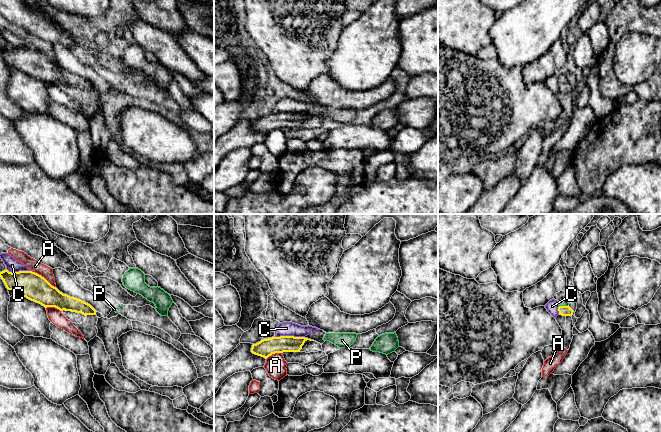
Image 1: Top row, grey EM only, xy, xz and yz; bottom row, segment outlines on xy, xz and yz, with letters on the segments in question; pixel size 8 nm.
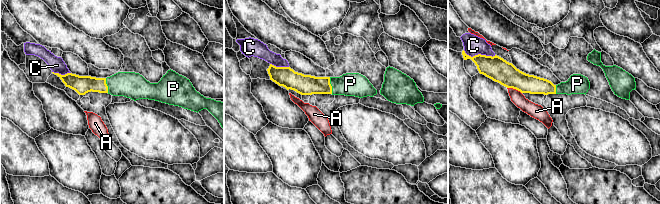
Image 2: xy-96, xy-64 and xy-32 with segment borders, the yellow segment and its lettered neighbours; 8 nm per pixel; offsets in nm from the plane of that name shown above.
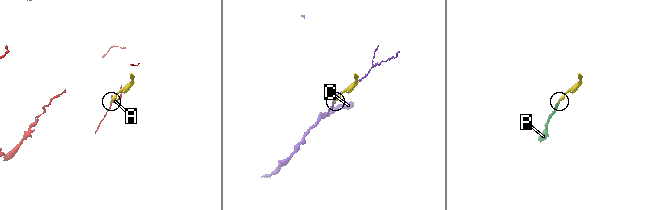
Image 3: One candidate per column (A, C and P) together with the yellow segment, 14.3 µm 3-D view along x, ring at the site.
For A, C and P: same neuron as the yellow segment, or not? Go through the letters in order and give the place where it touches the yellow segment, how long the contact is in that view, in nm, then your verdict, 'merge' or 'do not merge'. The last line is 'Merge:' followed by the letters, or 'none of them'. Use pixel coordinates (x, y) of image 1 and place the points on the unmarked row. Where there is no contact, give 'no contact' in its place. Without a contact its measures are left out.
A: xy (43, 53) | 240 nm | do not merge
C: xz (289, 112) | 240 nm | do not merge
P: yz (563, 82) | 80 nm | merge
Merge: P

